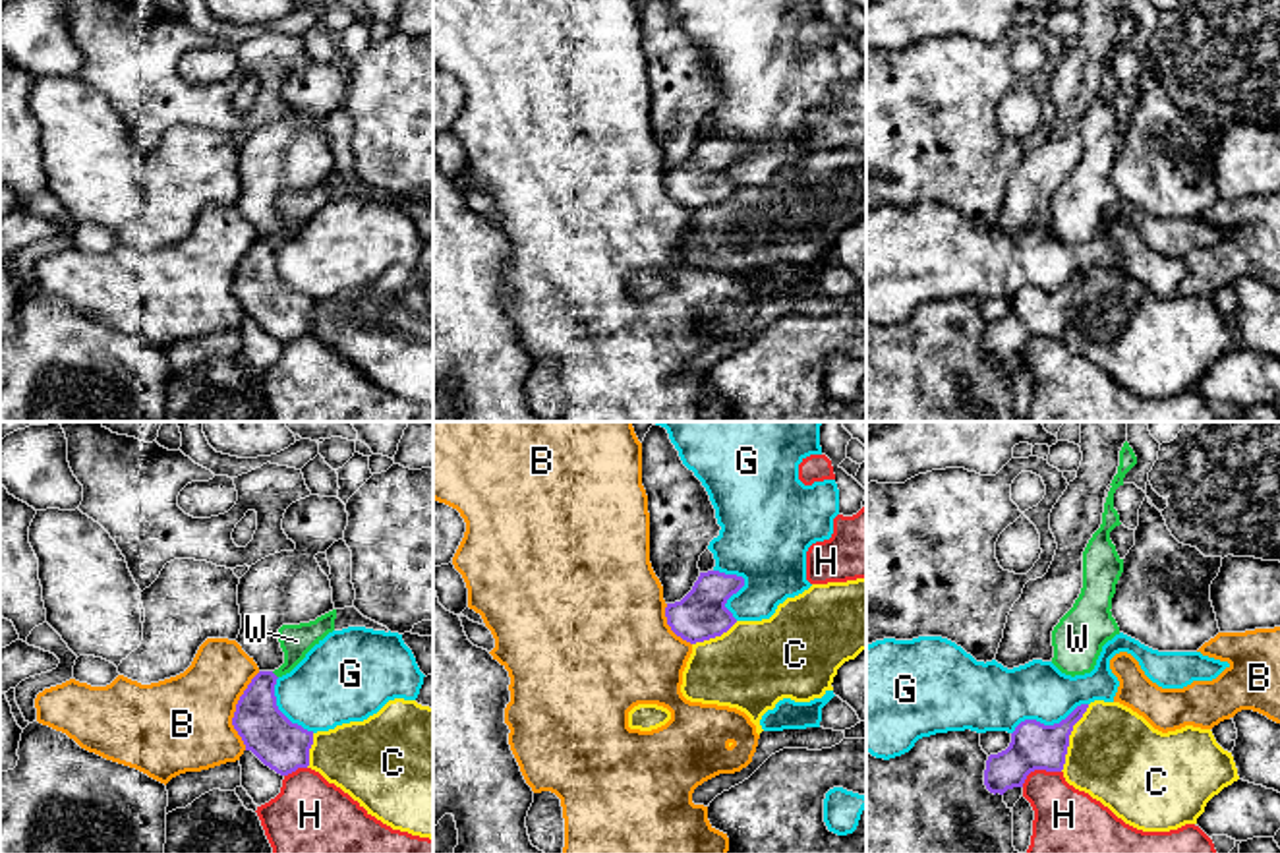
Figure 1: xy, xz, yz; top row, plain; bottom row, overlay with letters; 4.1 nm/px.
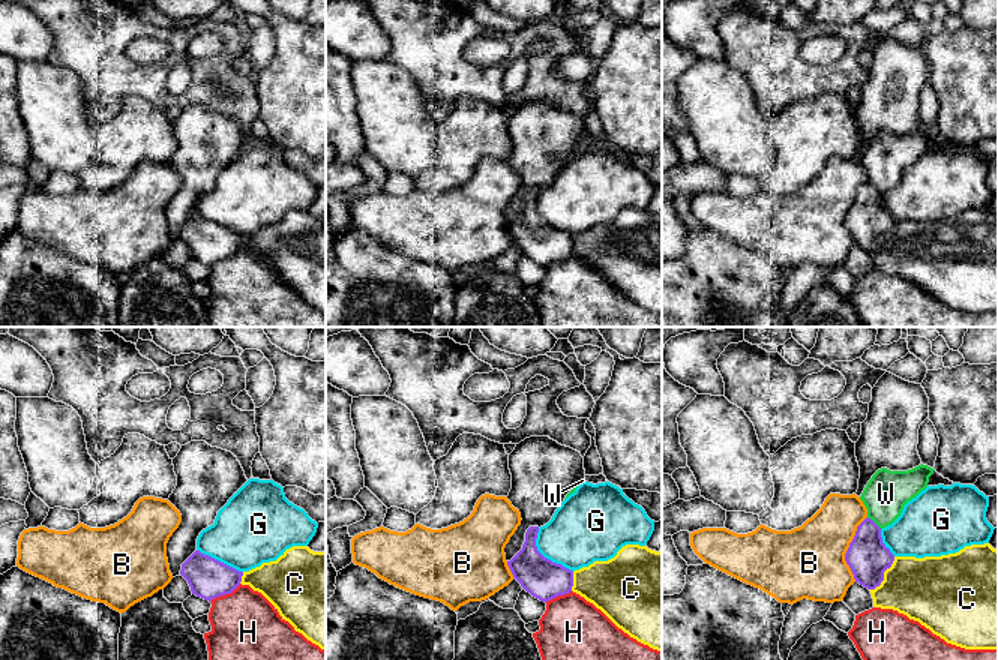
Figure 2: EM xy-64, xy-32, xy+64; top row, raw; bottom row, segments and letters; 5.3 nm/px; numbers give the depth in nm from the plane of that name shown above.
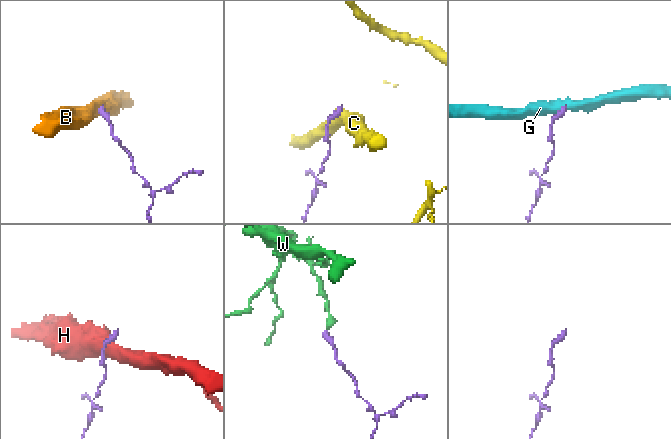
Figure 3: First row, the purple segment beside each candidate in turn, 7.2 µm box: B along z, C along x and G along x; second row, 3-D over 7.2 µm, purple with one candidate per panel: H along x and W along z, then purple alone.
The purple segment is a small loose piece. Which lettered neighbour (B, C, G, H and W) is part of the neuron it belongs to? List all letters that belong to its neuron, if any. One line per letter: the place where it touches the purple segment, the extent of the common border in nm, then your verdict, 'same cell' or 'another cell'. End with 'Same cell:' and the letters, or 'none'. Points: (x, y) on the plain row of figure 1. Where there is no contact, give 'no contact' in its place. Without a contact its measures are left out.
B: xy (236, 277) | 340 nm | another cell
C: yz (1068, 304) | 300 nm | another cell
G: yz (1048, 293) | 340 nm | another cell
H: yz (1039, 335) | 180 nm | another cell
W: xy (275, 242) | 40 nm | same cell
Same cell: W

